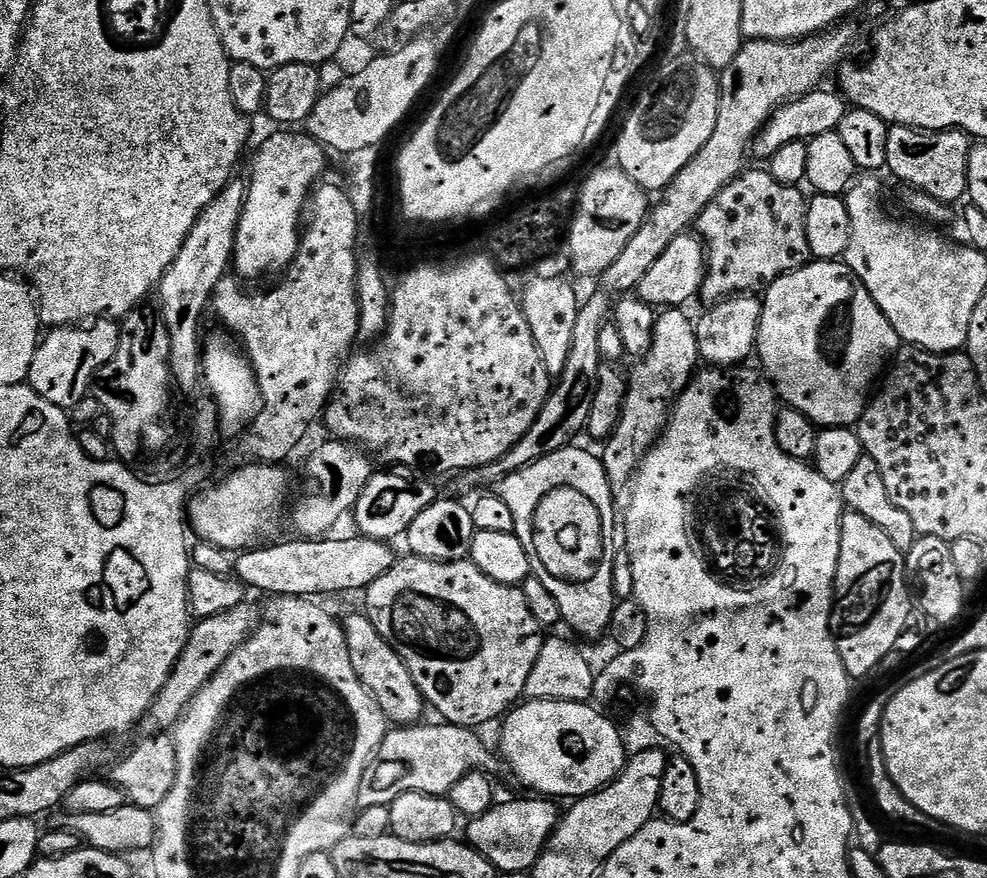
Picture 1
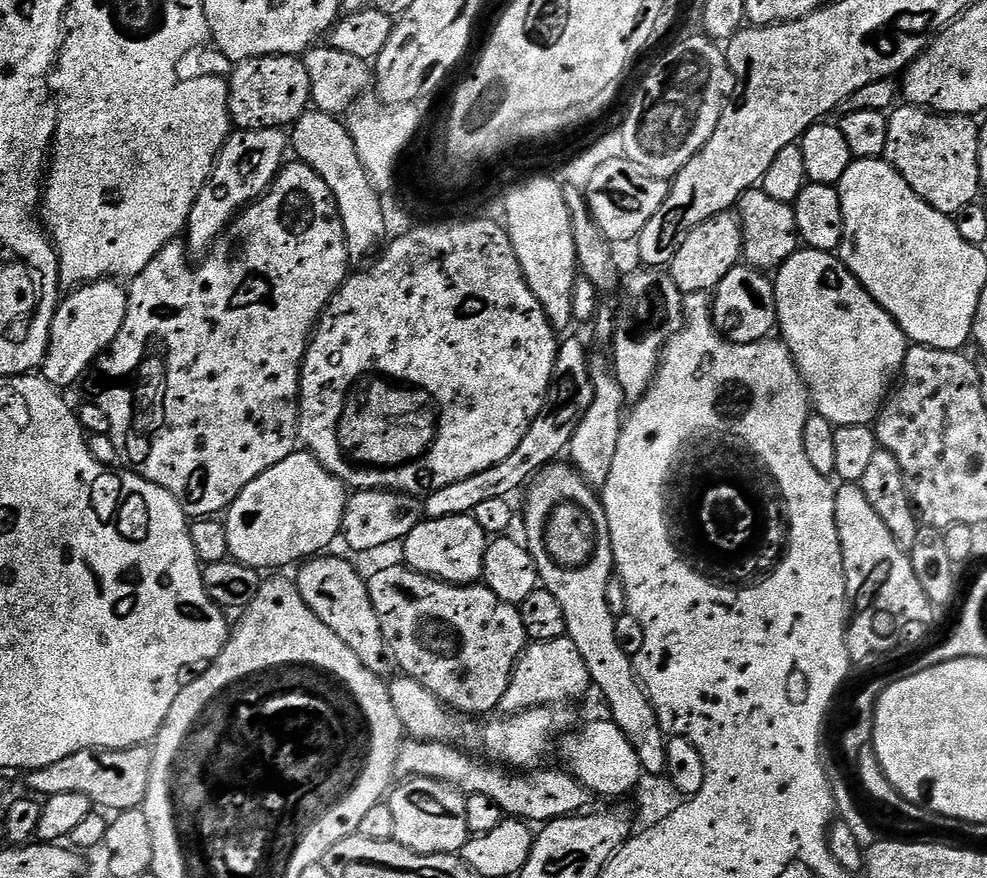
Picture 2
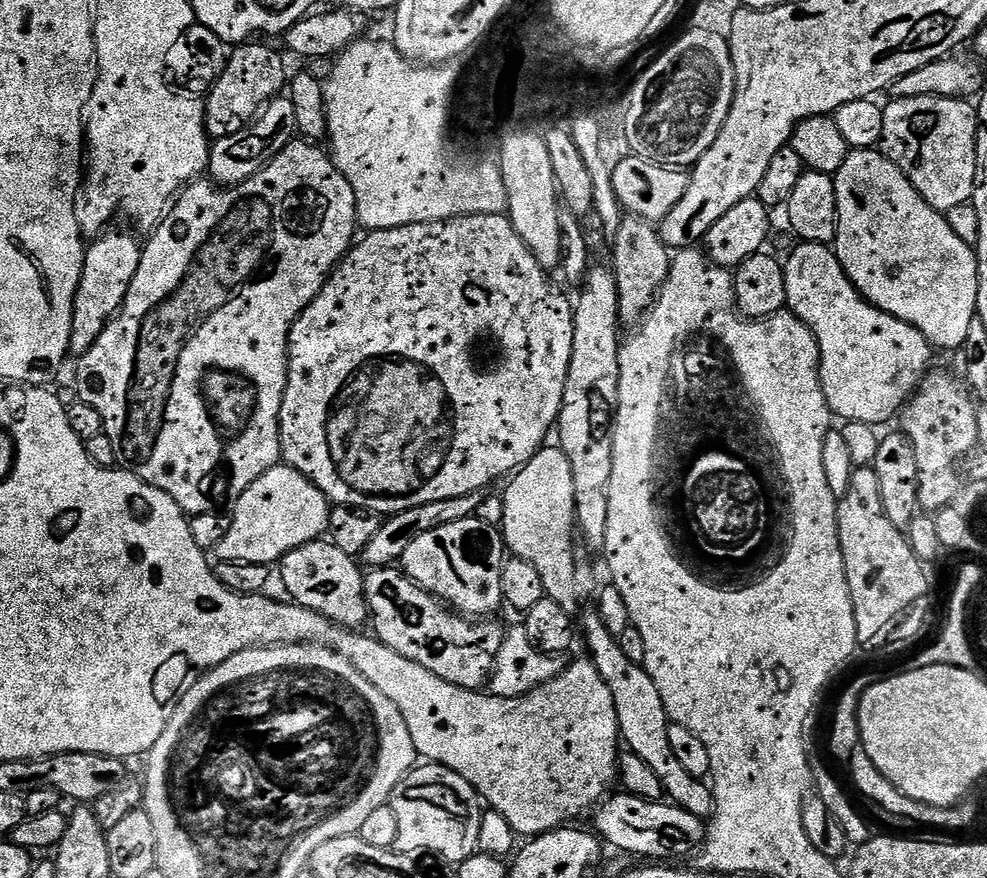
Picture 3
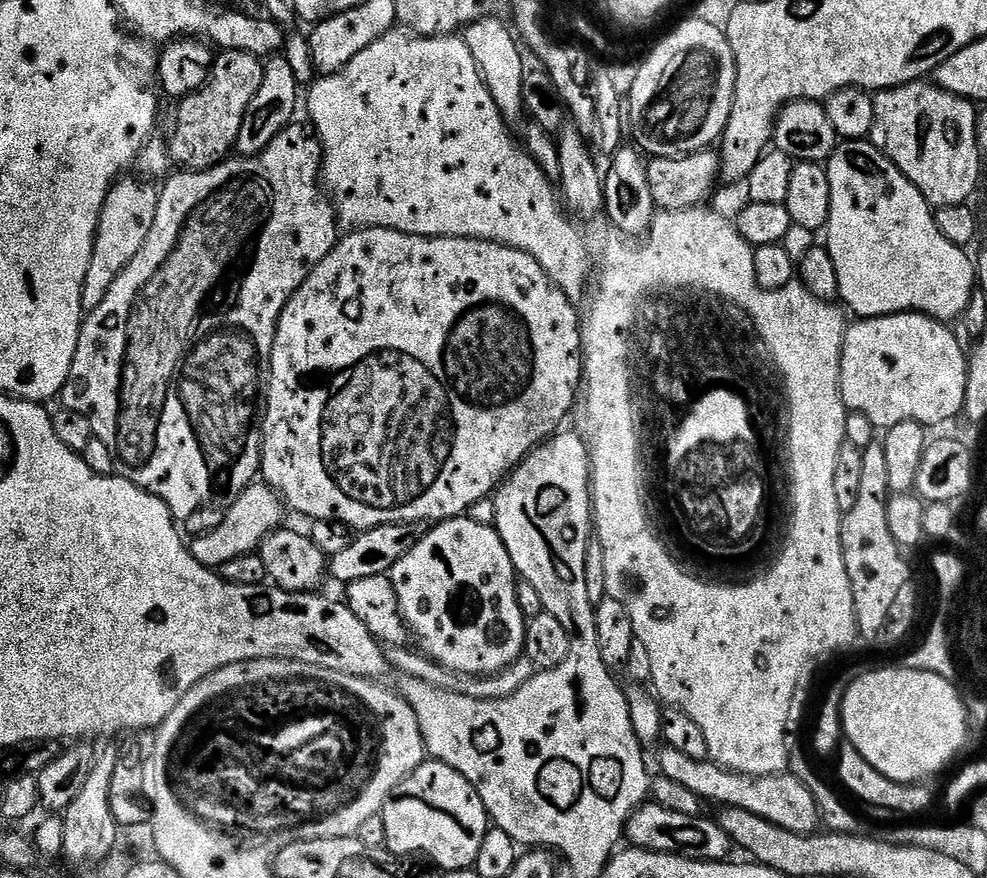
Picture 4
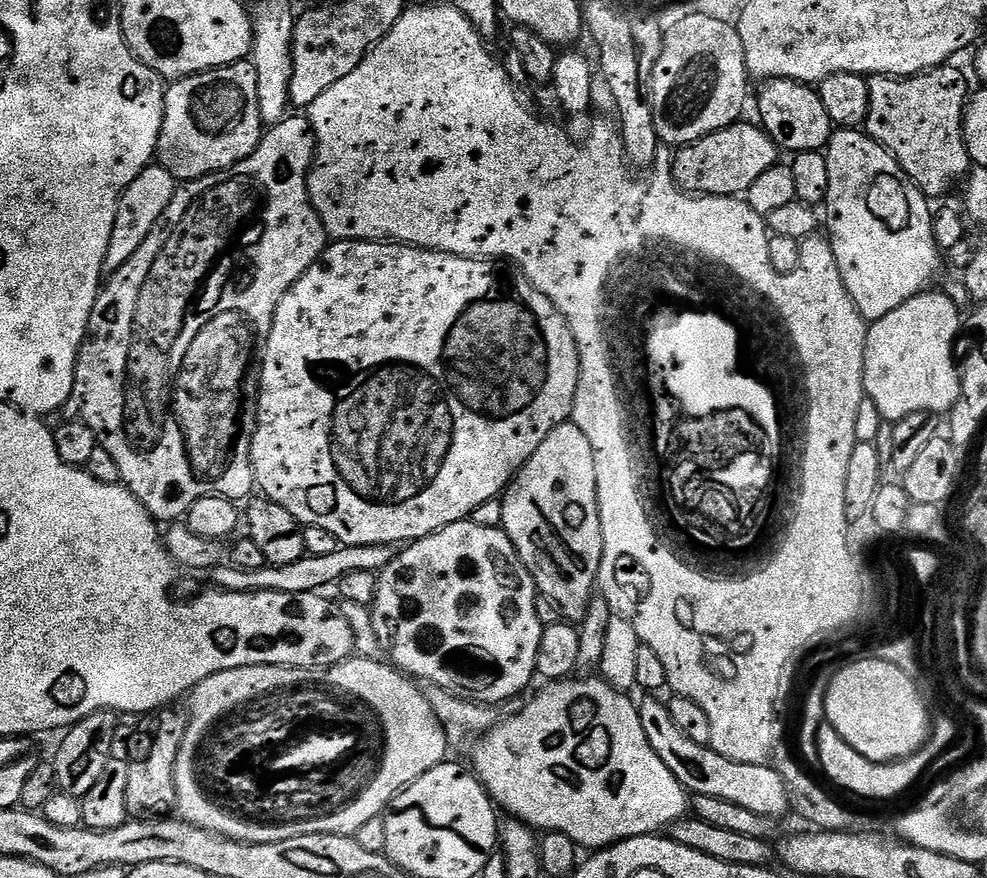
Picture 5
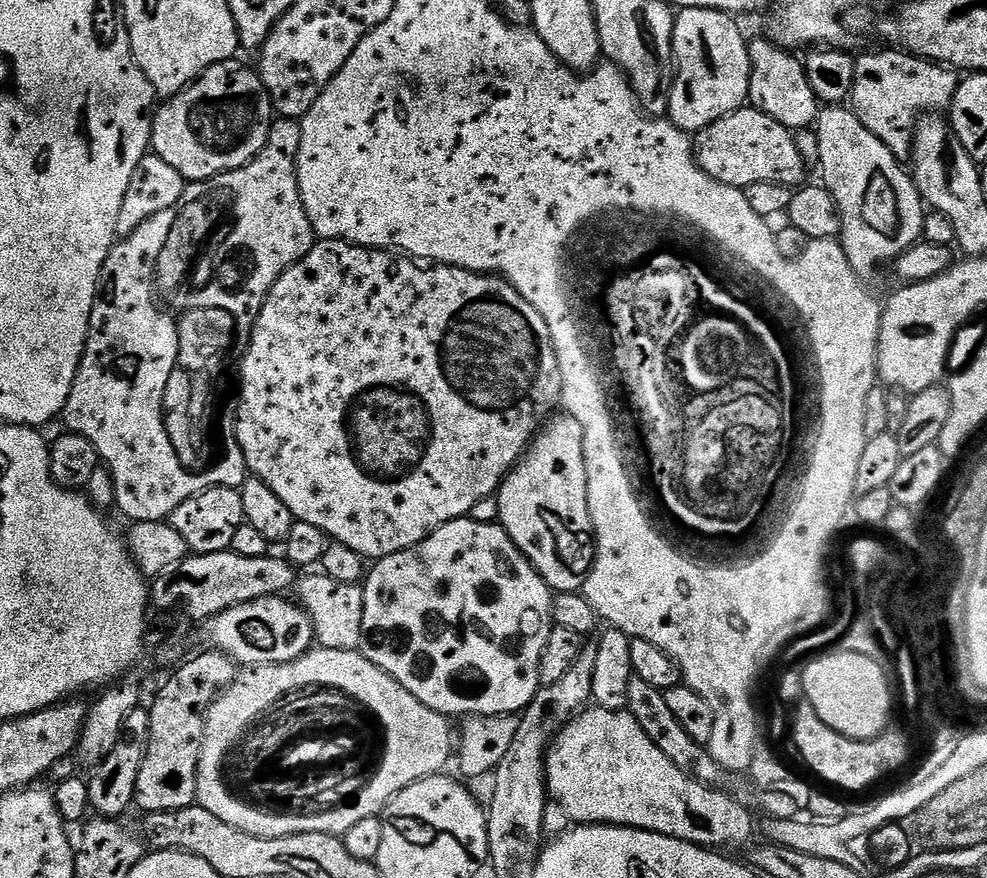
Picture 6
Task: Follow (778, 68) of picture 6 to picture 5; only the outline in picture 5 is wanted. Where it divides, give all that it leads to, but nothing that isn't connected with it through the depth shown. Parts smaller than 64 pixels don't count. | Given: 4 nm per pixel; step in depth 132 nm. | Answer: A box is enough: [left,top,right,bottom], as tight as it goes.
[756,80,834,154]

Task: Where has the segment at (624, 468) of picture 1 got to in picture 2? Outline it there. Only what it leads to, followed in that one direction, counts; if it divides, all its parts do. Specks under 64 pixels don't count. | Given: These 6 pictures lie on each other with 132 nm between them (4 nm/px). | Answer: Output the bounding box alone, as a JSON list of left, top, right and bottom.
[610,268,684,401]

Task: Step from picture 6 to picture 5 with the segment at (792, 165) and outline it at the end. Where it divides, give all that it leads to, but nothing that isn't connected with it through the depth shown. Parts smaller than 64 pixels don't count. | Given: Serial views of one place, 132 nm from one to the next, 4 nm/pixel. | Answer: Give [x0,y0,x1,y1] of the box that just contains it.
[671,122,777,197]

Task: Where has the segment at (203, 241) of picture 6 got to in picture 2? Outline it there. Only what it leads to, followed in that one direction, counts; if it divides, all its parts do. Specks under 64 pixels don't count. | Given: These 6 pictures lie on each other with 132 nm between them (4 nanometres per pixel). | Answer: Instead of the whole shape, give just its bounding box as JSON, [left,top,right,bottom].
[82,162,350,518]

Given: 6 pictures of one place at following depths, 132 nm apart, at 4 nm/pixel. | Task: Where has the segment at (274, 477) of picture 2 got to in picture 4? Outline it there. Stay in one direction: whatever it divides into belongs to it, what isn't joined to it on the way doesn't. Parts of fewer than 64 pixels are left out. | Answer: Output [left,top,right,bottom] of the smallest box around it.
[191,482,286,570]

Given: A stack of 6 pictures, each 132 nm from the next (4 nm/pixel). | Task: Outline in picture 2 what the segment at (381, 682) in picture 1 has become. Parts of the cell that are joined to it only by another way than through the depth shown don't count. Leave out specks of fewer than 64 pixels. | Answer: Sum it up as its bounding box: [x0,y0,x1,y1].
[294,554,390,677]

